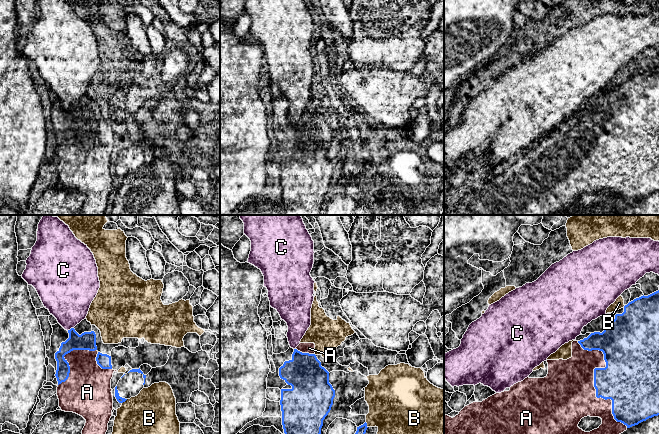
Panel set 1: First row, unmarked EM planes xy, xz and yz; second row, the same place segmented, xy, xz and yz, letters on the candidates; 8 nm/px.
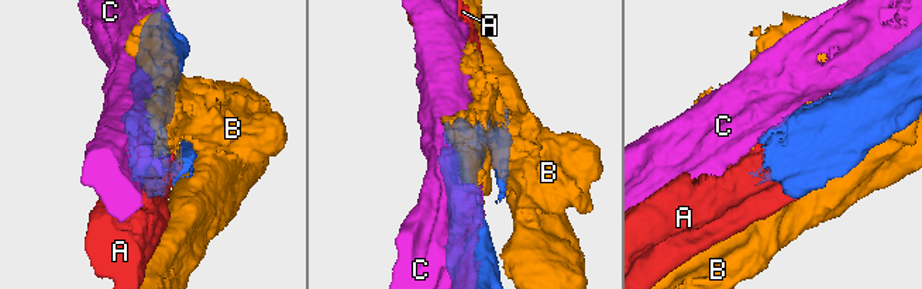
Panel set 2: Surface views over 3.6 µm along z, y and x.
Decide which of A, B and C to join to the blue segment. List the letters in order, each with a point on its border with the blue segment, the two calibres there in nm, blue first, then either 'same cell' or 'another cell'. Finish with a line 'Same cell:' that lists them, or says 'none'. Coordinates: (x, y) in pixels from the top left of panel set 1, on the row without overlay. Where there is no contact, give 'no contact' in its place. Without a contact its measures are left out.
A: contact yz (594, 156); calibres 380 and 460 nm; same cell
B: contact xy (124, 177); calibres 50 and 480 nm; another cell
C: contact xy (71, 104); calibres 140 and 380 nm; another cell
Same cell: A

